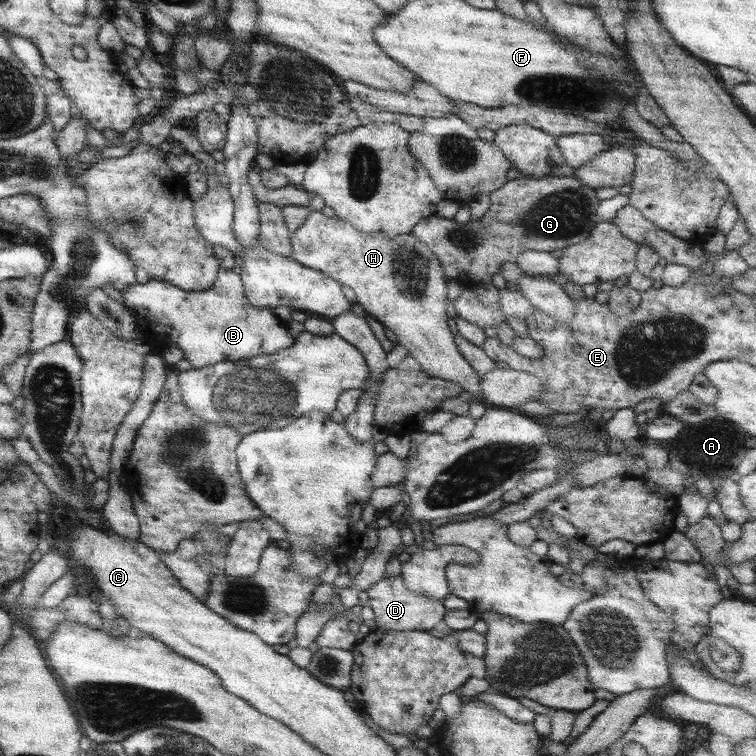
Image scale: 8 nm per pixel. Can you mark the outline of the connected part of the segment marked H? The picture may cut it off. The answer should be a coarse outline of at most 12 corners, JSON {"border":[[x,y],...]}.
{"border":[[309,211],[292,260],[350,287],[428,375],[487,405],[412,233]]}

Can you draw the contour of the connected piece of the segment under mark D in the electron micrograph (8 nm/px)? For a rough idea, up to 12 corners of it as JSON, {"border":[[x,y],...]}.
{"border":[[402,574],[367,590],[381,632],[443,625],[440,600],[414,594]]}

